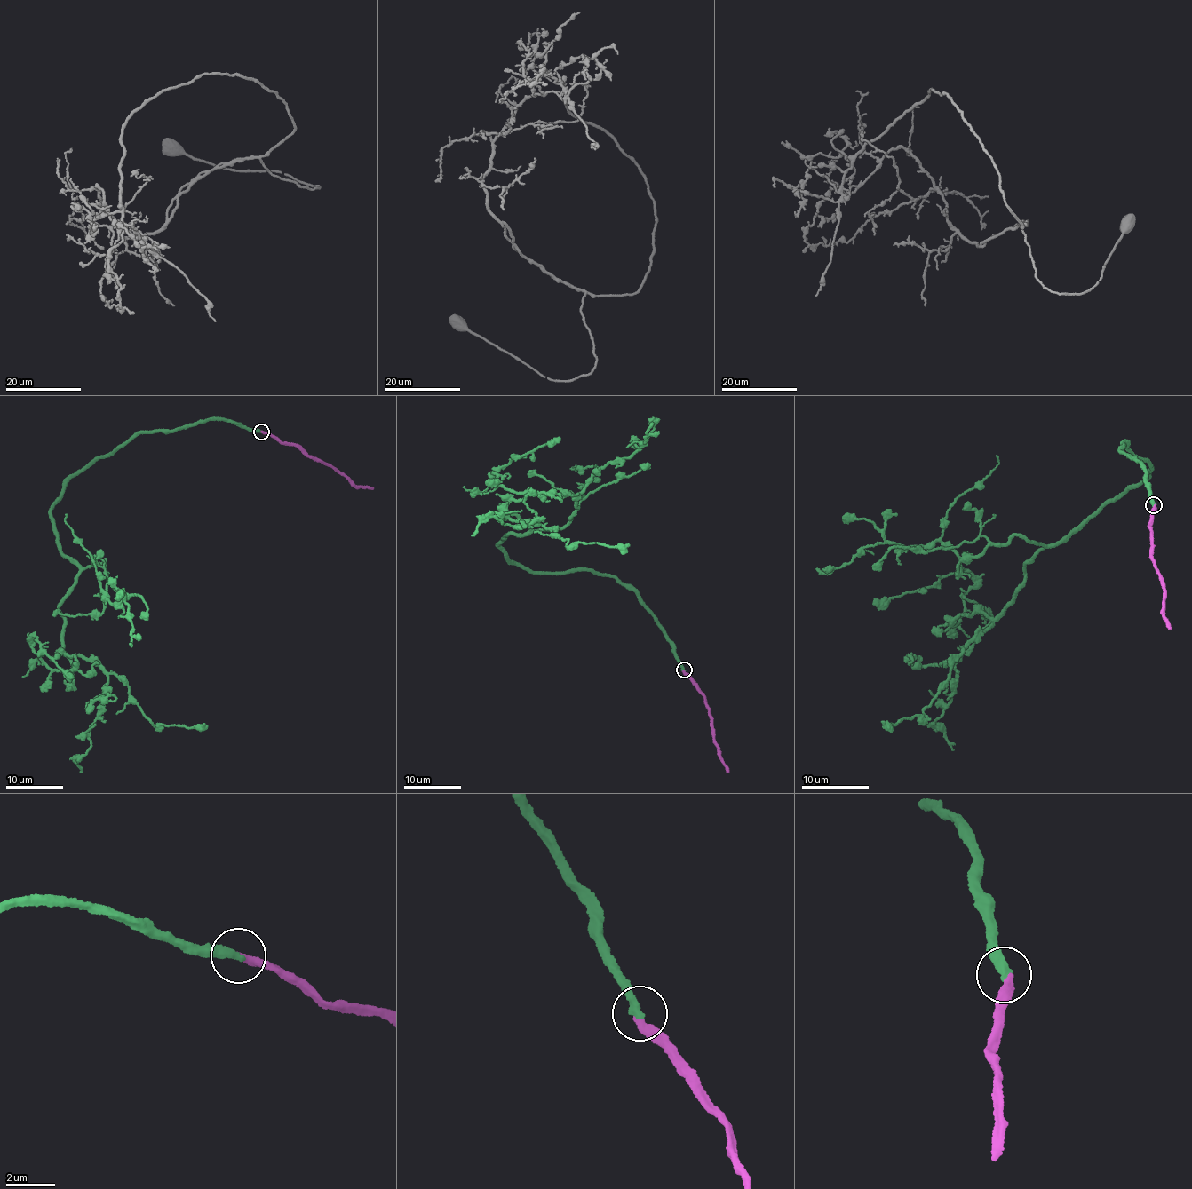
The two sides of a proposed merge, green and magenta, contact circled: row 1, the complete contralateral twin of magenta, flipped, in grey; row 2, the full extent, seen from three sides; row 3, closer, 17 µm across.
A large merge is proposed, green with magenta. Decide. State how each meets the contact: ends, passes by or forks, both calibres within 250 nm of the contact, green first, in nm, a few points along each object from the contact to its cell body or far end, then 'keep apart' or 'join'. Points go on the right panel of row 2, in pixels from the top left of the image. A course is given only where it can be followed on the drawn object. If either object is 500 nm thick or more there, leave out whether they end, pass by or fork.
green ends there; magenta ends there; 360 nm thick on the green side, 340 nm on the other; green runs (1153, 504), (1128, 439), (1153, 467), (1029, 559), (997, 615), (953, 624), (964, 572), (872, 605); magenta runs (1154, 504), (1149, 537), (1162, 583), (1164, 615), (1169, 630); join

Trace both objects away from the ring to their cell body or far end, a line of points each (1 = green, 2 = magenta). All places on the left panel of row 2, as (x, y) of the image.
1: (262, 431), (138, 431), (63, 487), (51, 511), (79, 572), (59, 606), (75, 665), (33, 646), (71, 678)
2: (260, 431), (333, 468), (355, 486), (373, 489)

